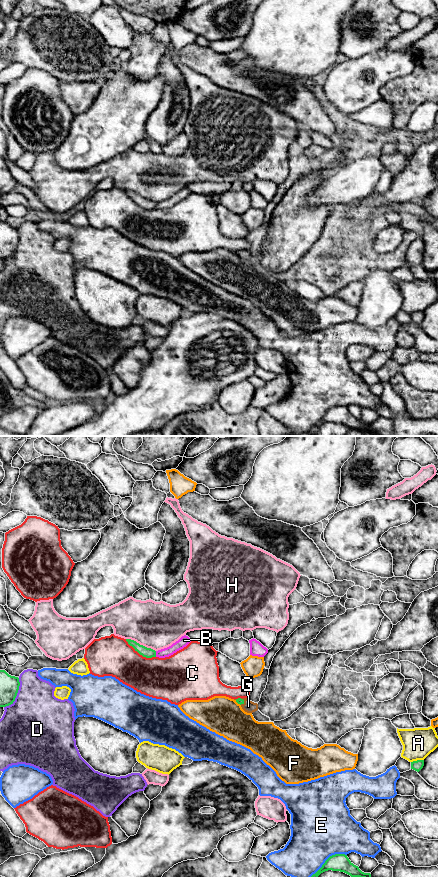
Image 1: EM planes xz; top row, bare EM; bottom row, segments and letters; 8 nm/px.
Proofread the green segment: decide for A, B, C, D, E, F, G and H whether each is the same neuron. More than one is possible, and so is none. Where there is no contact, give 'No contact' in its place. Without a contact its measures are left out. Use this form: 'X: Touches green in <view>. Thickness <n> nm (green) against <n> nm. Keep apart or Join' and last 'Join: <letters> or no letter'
A: Touches green in xz. Thickness 80 nm (green) against 240 nm. Keep apart
B: Touches green in xz. Thickness 80 nm (green) against 80 nm. Keep apart
C: Touches green in xz. Thickness 80 nm (green) against 320 nm. Keep apart
D: Touches green in xz. Thickness 160 nm (green) against 460 nm. Keep apart
E: Touches green in xz. Thickness 140 nm (green) against 460 nm. Keep apart
F: Touches green in xz. Thickness 50 nm (green) against 300 nm. Keep apart
G: Touches green in xz. Thickness 50 nm (green) against 90 nm. Join
H: Touches green in xz. Thickness 80 nm (green) against 380 nm. Keep apart
Join: G

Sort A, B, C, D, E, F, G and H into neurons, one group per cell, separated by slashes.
A / B / C / D / E / F / G / H

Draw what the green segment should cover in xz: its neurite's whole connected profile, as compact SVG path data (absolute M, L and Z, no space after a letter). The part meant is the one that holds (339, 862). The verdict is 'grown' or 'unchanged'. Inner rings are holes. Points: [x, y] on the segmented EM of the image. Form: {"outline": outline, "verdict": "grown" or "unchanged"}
{"outline": "M335 854L330 856L322 867L311 877L318 877L321 873L328 870L344 872L351 877L371 877L370 873L362 872L345 854Z", "verdict": "unchanged"}

